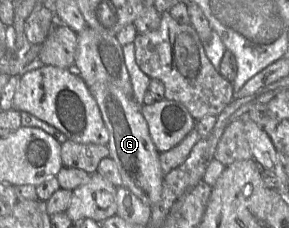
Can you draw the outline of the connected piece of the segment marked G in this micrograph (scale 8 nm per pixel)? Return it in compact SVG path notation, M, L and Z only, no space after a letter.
M94 83L88 87L97 102L109 133L109 141L106 146L109 149L109 158L116 163L120 172L123 183L121 187L129 189L150 207L156 205L162 197L165 175L160 166L160 153L151 139L148 124L141 114L141 106L121 89L109 83Z

